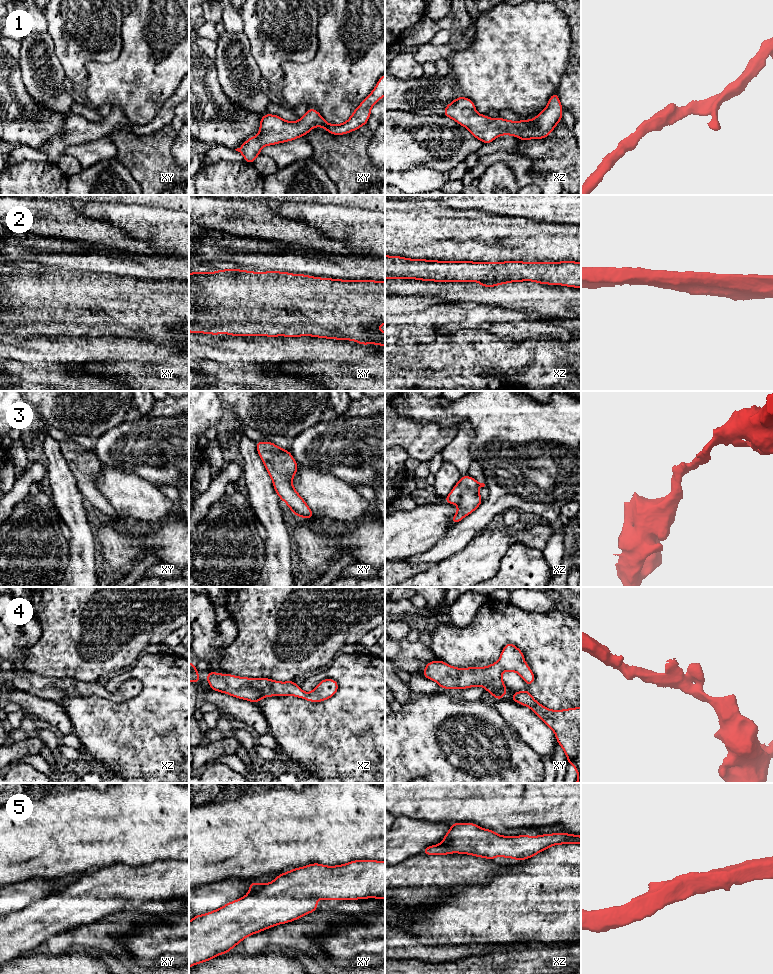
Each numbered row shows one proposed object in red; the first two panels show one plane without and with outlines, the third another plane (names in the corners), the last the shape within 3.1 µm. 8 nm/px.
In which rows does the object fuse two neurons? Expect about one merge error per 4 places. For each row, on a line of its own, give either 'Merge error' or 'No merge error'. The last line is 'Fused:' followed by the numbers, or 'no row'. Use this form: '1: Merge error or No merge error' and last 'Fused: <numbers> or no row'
1: No merge error
2: No merge error
3: No merge error
4: No merge error
5: No merge error
Fused: no row

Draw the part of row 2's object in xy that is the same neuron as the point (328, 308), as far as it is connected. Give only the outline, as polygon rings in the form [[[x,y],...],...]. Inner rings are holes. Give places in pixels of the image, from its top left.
[[[235,268],[215,270],[213,273],[189,273],[189,332],[192,333],[269,337],[313,336],[352,340],[361,345],[385,346],[385,332],[377,330],[384,323],[384,281],[340,280],[288,272],[252,272]]]

